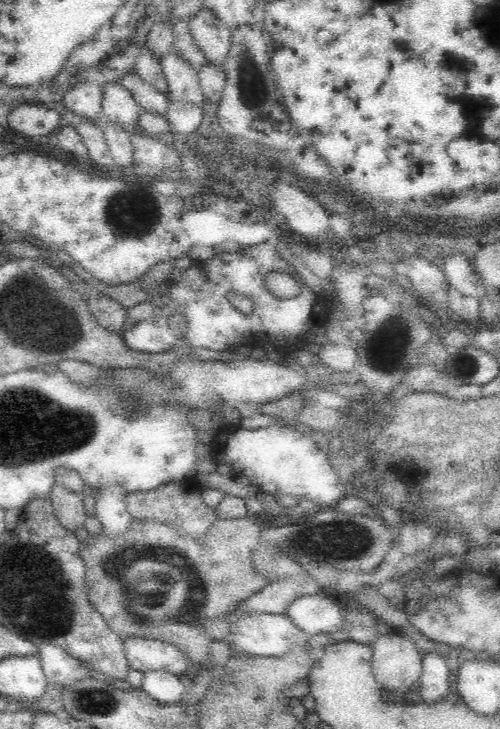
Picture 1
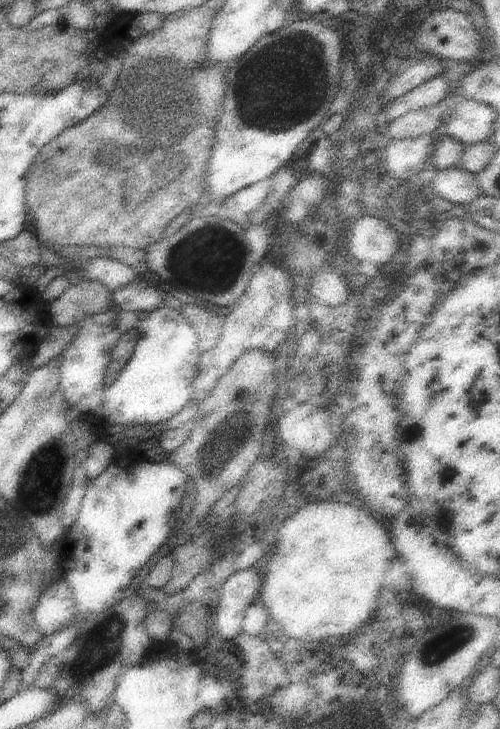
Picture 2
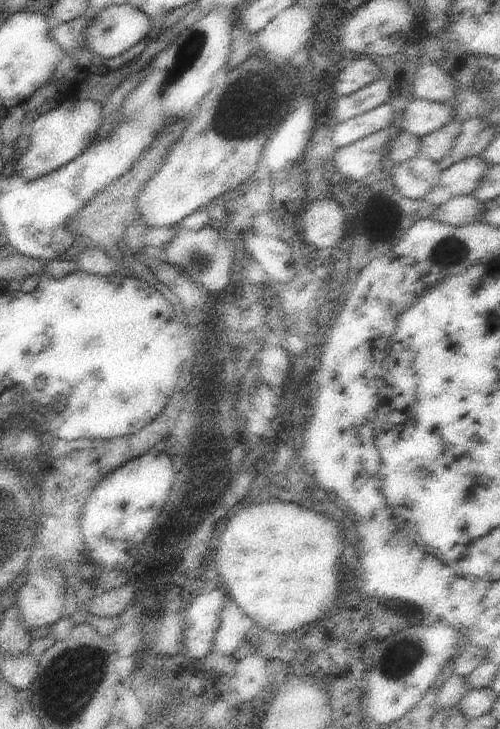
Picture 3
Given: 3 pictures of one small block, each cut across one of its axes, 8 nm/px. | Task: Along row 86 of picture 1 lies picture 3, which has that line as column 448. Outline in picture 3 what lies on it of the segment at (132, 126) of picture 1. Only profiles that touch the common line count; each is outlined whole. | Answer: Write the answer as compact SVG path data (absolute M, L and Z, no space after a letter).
M415 100L403 110L399 116L399 130L411 132L419 138L429 136L443 126L449 126L455 122L455 108L451 104L439 104L439 102L427 102L427 100Z

